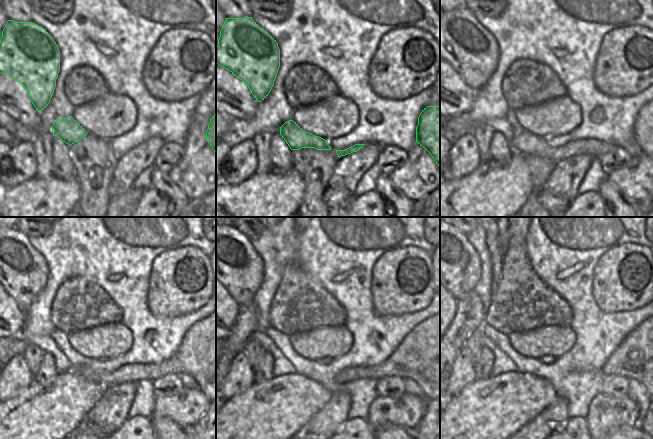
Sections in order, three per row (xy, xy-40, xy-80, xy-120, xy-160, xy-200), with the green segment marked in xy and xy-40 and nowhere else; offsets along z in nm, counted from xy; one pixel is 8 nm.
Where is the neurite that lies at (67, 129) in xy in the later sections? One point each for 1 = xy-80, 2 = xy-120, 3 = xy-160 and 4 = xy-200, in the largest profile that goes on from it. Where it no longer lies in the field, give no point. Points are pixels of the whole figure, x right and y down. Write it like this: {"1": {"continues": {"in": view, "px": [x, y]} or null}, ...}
{"1": {"continues": {"in": "xy-80", "px": [524, 142]}}, "2": {"continues": {"in": "xy-120", "px": [195, 356]}}, "3": {"continues": {"in": "xy-160", "px": [419, 357]}}, "4": {"continues": {"in": "xy-200", "px": [643, 355]}}}

